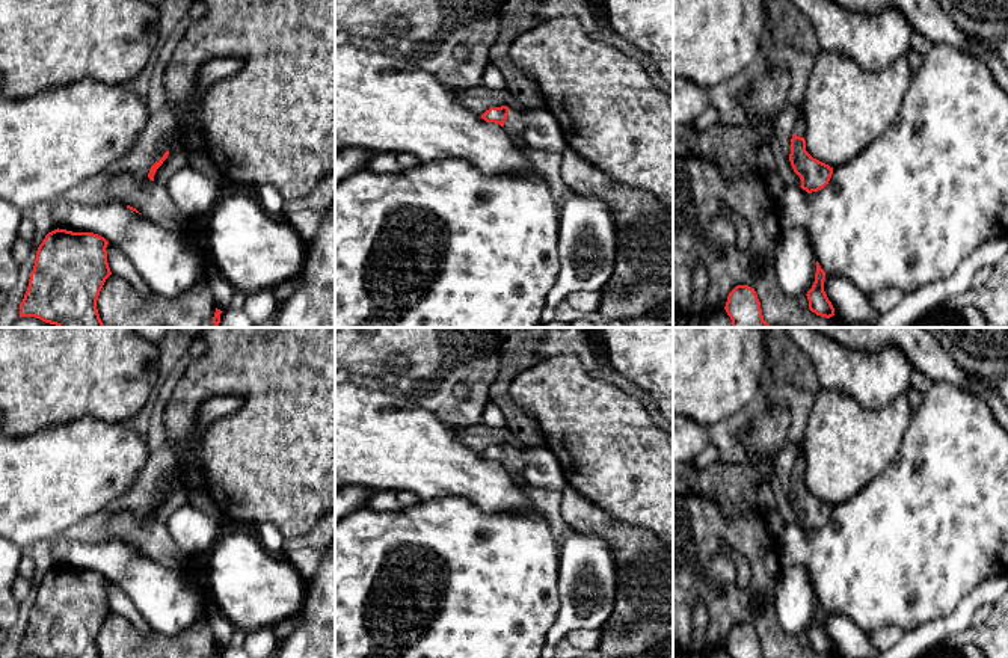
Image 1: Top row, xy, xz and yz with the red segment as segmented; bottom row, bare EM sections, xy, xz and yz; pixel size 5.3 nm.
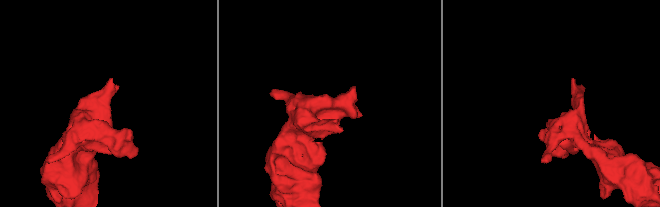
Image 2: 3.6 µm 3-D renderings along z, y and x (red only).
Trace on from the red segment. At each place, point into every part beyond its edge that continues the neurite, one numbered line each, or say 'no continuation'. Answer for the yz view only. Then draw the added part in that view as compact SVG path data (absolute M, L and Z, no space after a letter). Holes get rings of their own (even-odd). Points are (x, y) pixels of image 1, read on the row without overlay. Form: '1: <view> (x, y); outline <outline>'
1: yz (800, 464); outline M798 444L795 448L797 448L797 460L794 465L794 472L804 475L806 474L806 460L804 460L804 454L803 454L803 445Z

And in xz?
1: xz (539, 467); outline M509 445L504 466L516 480L528 481L534 487L563 492L567 486L560 462L545 447L516 448Z

